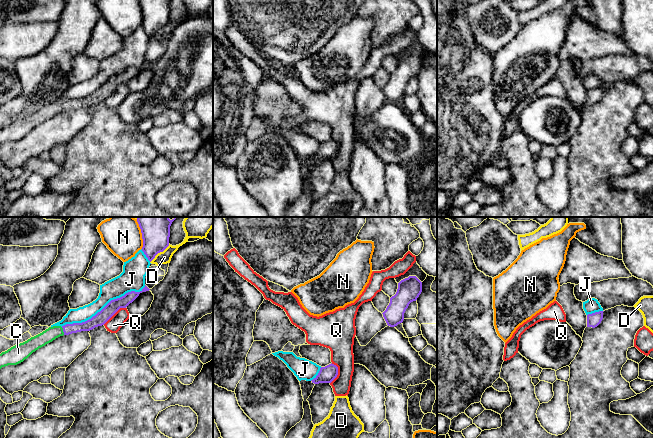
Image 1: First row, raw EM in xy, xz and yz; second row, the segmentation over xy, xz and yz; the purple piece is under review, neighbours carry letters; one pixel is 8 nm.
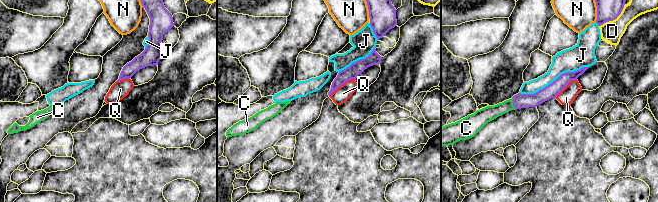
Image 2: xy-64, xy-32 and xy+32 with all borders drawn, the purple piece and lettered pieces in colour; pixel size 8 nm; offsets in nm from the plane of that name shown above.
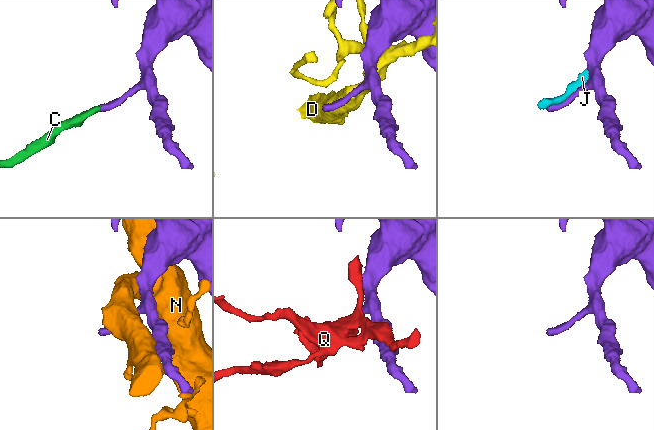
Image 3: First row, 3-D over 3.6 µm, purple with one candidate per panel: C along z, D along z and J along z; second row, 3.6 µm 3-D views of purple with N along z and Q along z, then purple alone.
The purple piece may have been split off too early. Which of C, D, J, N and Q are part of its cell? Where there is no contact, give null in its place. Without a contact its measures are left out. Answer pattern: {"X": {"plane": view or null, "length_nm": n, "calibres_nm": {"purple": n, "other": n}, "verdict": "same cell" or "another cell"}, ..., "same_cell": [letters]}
{"C": {"plane": "xy", "length_nm": 70, "calibres_nm": {"purple": 90, "other": 110}, "verdict": "same cell"}, "D": {"plane": "xy", "length_nm": 220, "calibres_nm": {"purple": 240, "other": 100}, "verdict": "another cell"}, "J": {"plane": "xy", "length_nm": 750, "calibres_nm": {"purple": 100, "other": 160}, "verdict": "another cell"}, "N": {"plane": "xy", "length_nm": 240, "calibres_nm": {"purple": 260, "other": 300}, "verdict": "another cell"}, "Q": {"plane": "xy", "length_nm": 240, "calibres_nm": {"purple": 100, "other": 120}, "verdict": "another cell"}, "same_cell": ["C"]}

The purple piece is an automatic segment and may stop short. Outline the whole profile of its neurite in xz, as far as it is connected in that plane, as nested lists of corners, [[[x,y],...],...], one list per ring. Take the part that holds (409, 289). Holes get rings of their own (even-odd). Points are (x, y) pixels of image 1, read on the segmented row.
[[[409,276],[398,283],[398,289],[390,298],[390,303],[382,313],[390,327],[395,327],[404,320],[404,313],[409,304],[416,301],[422,292],[422,282],[416,276]]]

